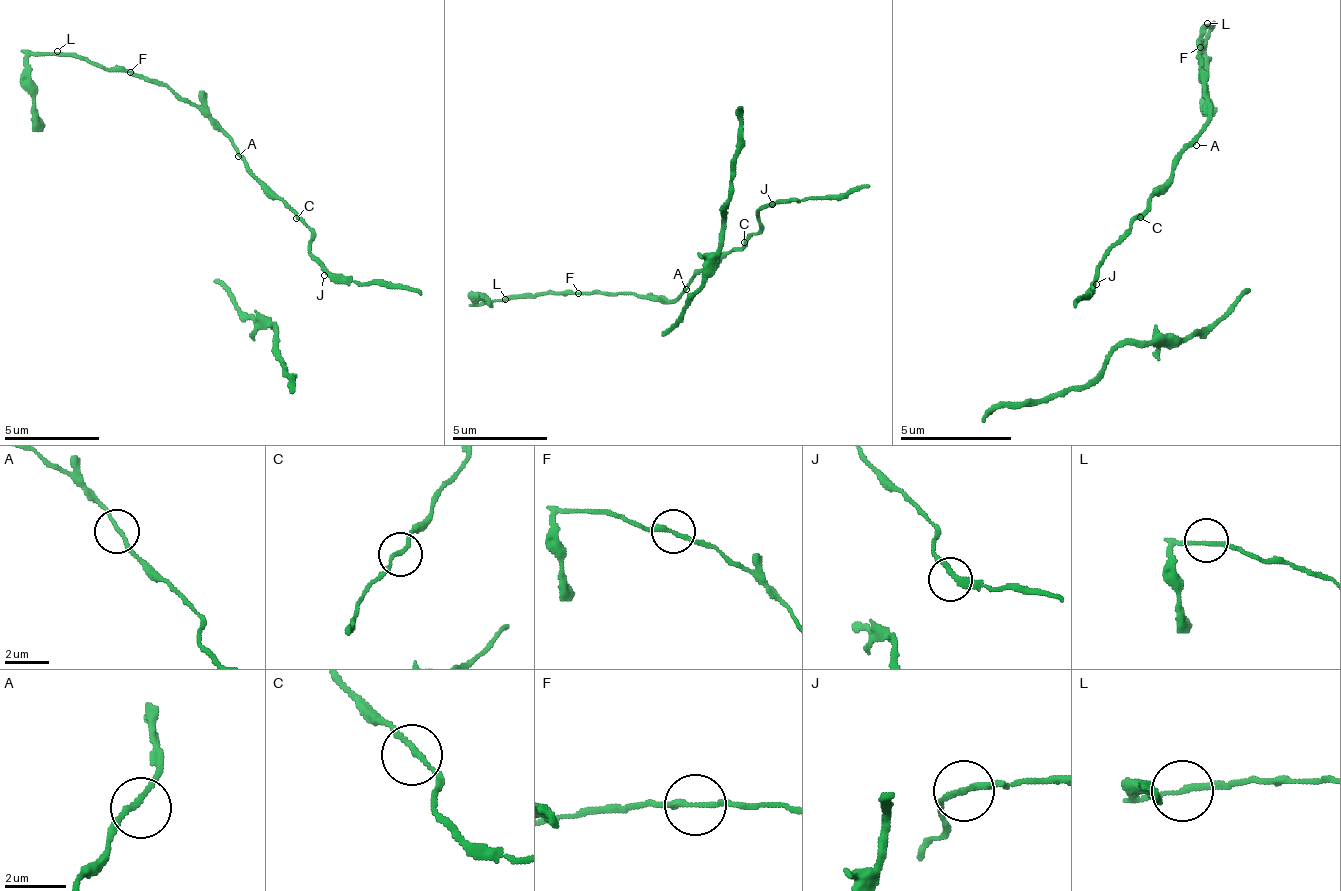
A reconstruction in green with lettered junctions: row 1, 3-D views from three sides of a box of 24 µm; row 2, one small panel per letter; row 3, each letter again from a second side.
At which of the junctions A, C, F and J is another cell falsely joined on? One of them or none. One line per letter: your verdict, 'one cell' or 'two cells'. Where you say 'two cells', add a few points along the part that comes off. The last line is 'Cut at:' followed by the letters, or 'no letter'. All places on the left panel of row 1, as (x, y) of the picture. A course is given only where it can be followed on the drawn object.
A: one cell
C: one cell
F: two cells; foreign part runs (129, 70), (34, 56), (29, 94), (34, 123), (43, 132)
J: one cell
Cut at: F

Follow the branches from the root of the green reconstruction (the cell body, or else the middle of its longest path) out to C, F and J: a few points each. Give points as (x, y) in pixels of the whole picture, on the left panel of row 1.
C: (257, 175), (257, 180), (296, 218)
F: (257, 175), (248, 166), (248, 161), (191, 104), (176, 99), (162, 85), (138, 80), (129, 70)
J: (257, 175), (305, 223), (310, 232), (310, 251), (324, 275)

